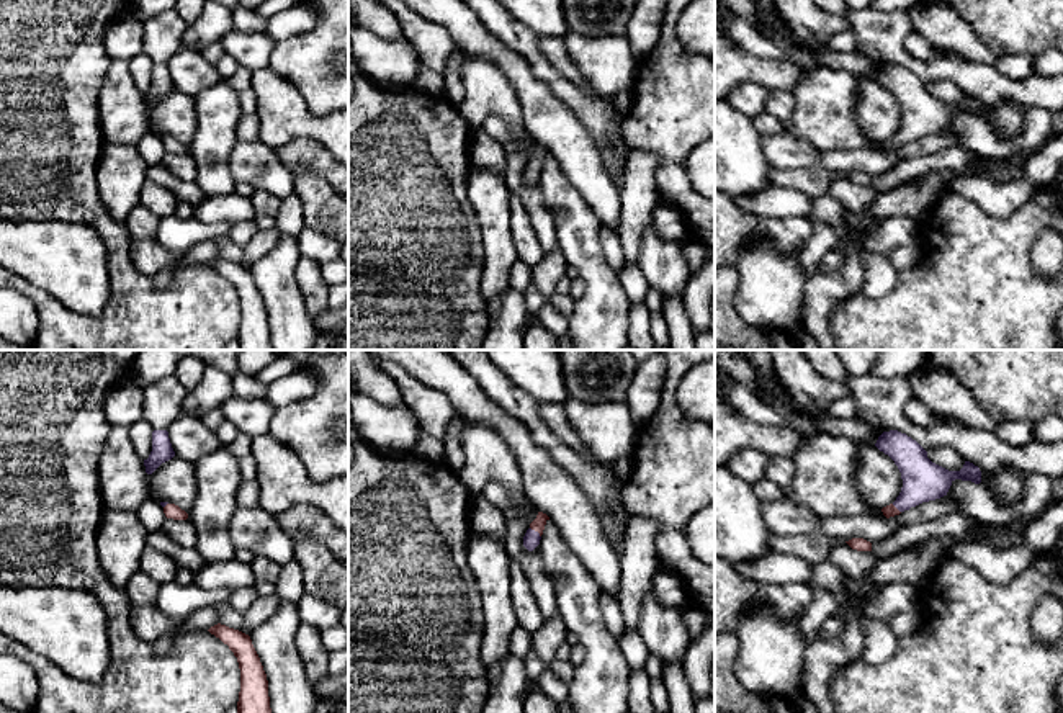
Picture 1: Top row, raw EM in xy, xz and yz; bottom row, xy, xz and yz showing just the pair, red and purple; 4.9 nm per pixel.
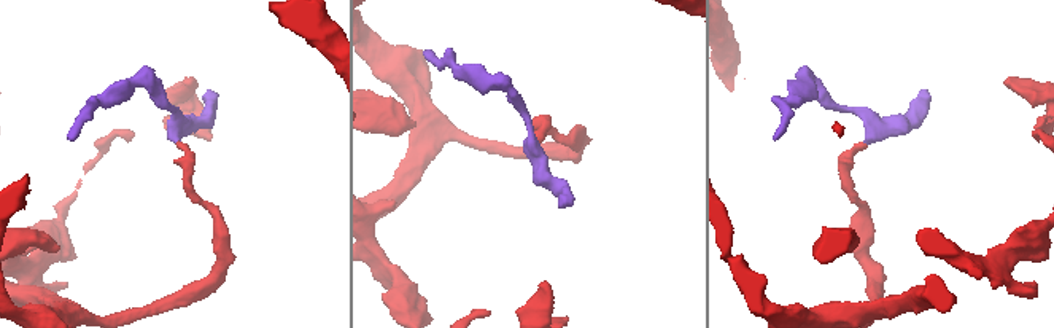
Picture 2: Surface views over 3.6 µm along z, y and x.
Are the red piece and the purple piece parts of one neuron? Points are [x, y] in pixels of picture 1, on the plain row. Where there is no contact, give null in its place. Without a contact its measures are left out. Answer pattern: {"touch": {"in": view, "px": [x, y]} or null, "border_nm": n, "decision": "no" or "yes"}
{"touch": {"in": "xz", "px": [537, 164]}, "border_nm": 80, "decision": "yes"}

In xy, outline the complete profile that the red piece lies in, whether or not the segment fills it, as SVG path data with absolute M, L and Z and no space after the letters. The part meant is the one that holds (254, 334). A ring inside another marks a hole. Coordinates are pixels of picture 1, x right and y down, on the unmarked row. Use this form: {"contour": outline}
{"contour": "M214 258L208 263L234 286L240 303L239 350L271 350L268 314L249 268Z"}

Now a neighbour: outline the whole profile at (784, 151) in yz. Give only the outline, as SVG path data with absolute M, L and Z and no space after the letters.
M788 132L762 136L762 150L774 168L805 168L816 165L818 150Z

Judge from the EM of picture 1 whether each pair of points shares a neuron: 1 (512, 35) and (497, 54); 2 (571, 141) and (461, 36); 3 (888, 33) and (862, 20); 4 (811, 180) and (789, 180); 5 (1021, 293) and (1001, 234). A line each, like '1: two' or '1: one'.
1: two
2: one
3: one
4: one
5: one

